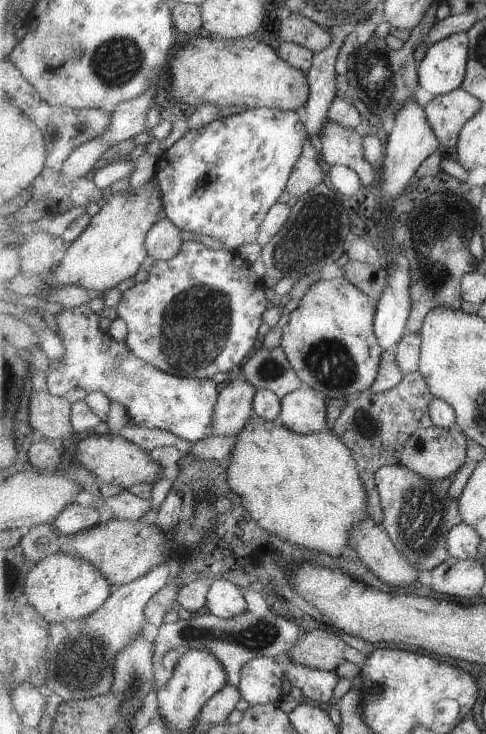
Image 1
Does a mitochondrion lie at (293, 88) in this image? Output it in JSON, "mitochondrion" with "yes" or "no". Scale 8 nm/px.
{"mitochondrion":"no"}

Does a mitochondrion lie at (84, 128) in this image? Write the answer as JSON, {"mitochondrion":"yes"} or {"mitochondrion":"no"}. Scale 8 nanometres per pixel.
{"mitochondrion":"yes"}

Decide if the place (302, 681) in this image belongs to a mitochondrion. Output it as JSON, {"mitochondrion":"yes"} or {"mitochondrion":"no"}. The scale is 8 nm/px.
{"mitochondrion":"no"}

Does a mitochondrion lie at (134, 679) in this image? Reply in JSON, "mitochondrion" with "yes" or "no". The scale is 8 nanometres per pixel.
{"mitochondrion":"yes"}

